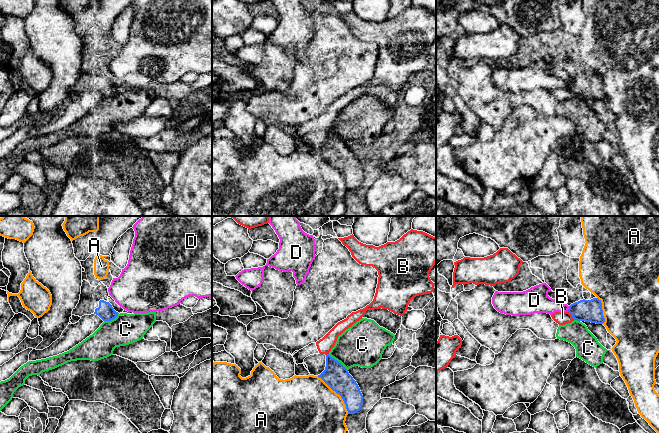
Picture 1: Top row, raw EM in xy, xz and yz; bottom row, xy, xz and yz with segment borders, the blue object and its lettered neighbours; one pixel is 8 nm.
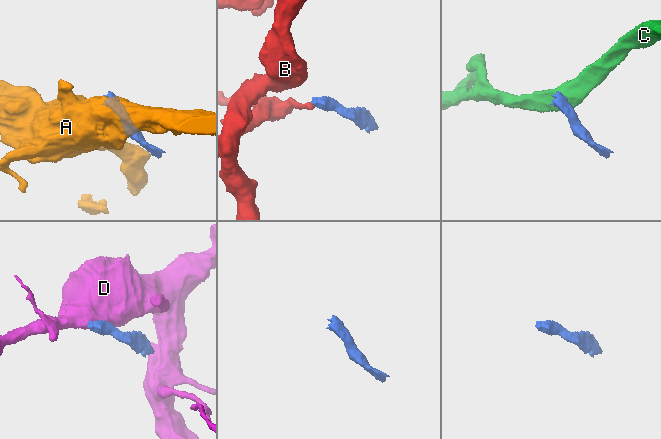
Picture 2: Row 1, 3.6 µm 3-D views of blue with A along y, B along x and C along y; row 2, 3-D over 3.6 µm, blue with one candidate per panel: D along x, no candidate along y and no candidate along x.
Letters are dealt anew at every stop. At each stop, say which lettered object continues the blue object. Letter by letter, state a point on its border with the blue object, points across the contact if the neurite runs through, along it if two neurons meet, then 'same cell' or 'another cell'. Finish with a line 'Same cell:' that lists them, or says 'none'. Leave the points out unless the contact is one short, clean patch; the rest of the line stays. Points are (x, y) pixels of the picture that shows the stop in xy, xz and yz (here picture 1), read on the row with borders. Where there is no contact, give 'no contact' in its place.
A: xz (337, 393) | another cell
B: yz (571, 314) | another cell
C: xz (337, 361) | along xz (328, 354), (347, 370) | another cell
D: yz (569, 308) | another cell
Same cell: none

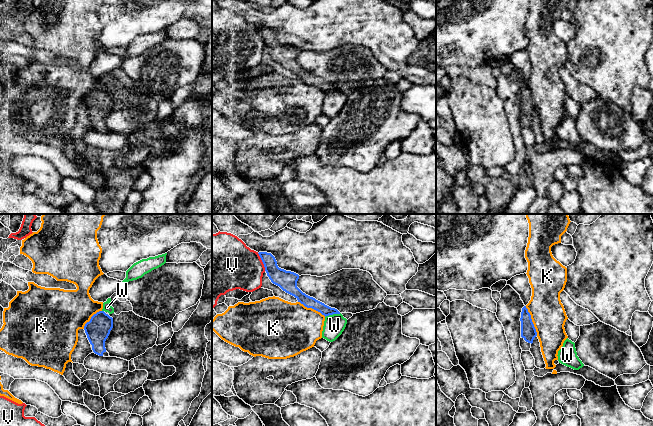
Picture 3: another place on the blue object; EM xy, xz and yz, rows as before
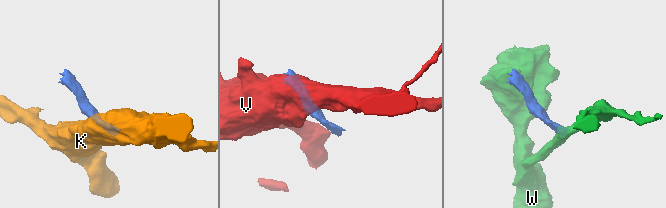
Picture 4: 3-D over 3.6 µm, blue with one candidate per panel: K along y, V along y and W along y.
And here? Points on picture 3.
K: yz (531, 321) | along yz (525, 306), (537, 335) | another cell
V: xz (262, 261) | another cell
W: xz (332, 314) | along xz (340, 313), (334, 313), (325, 317) | another cell
Same cell: none

